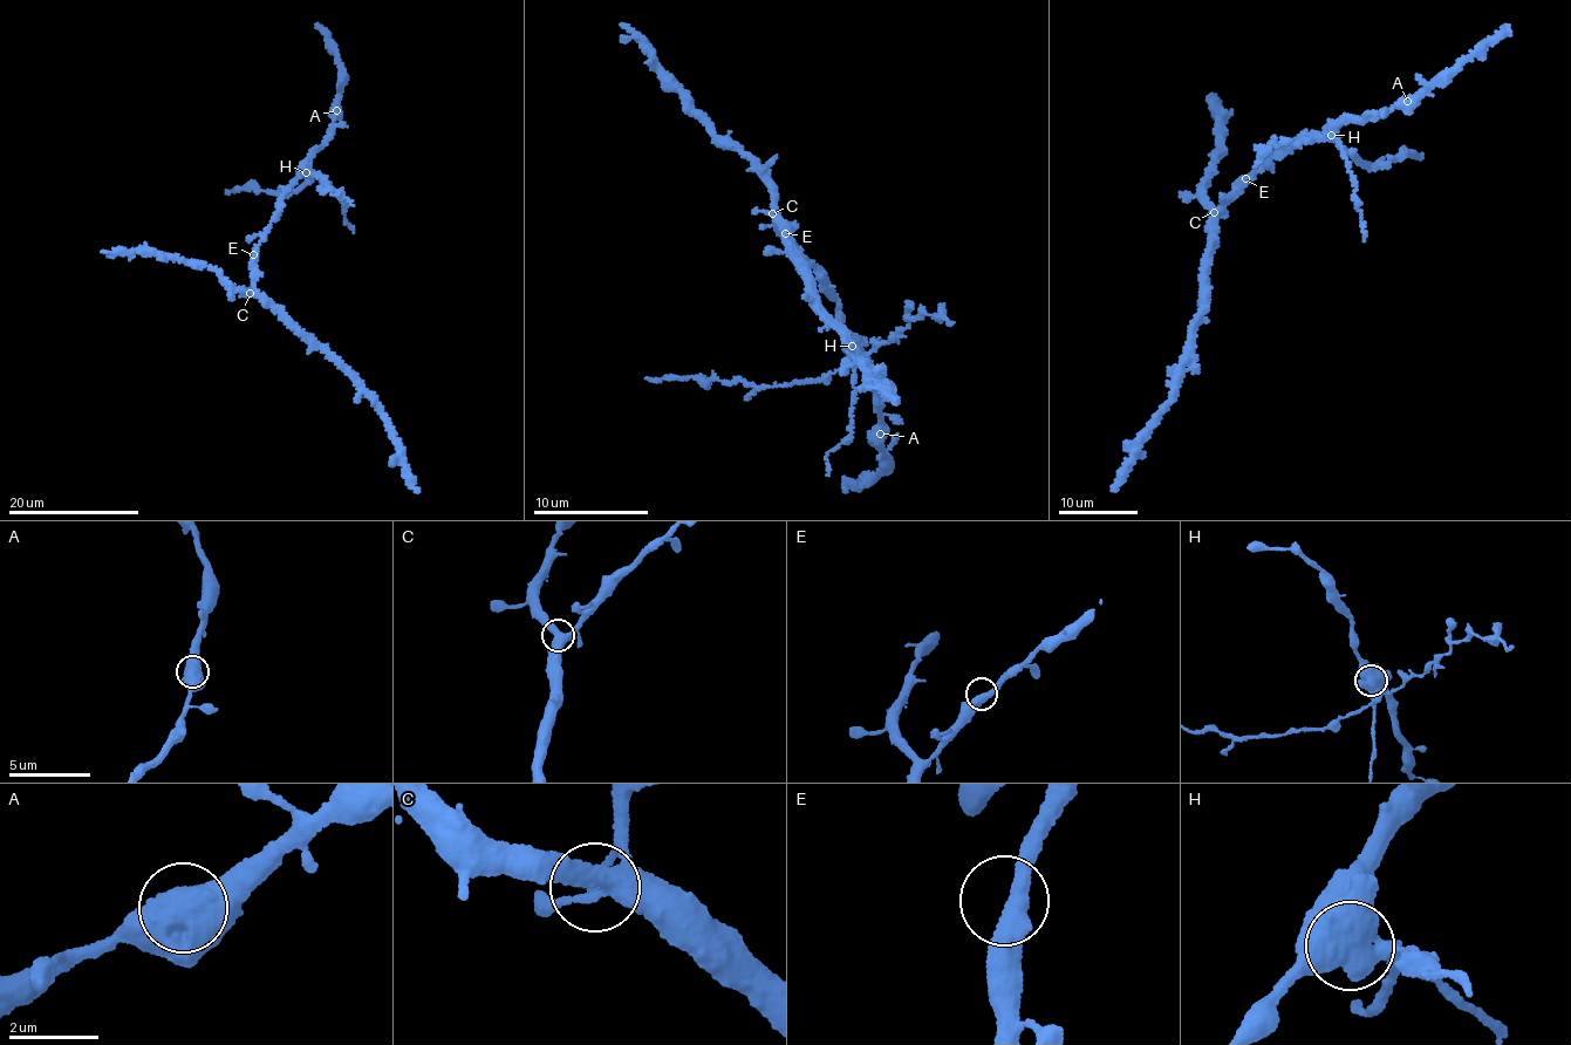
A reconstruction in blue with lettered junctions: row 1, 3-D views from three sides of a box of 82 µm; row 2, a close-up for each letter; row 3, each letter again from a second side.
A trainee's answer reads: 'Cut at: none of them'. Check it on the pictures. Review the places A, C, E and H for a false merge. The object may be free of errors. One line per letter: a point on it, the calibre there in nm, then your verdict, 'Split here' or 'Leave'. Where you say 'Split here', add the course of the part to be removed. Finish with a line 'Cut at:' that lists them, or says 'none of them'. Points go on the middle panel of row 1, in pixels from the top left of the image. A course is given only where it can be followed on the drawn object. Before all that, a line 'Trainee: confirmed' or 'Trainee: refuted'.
Trainee: refuted
A: Place: (880, 434). Thickness 700 nm. Leave
C: Place: (772, 213). Thickness 360 nm. Leave
E: Place: (785, 233). Thickness 480 nm. Leave
H: Place: (852, 346). Thickness 650 nm. Split here. Course of the part to remove: (853, 347), (854, 359), (821, 378), (770, 387), (712, 378), (708, 383), (688, 376), (646, 378)
Cut at: H

